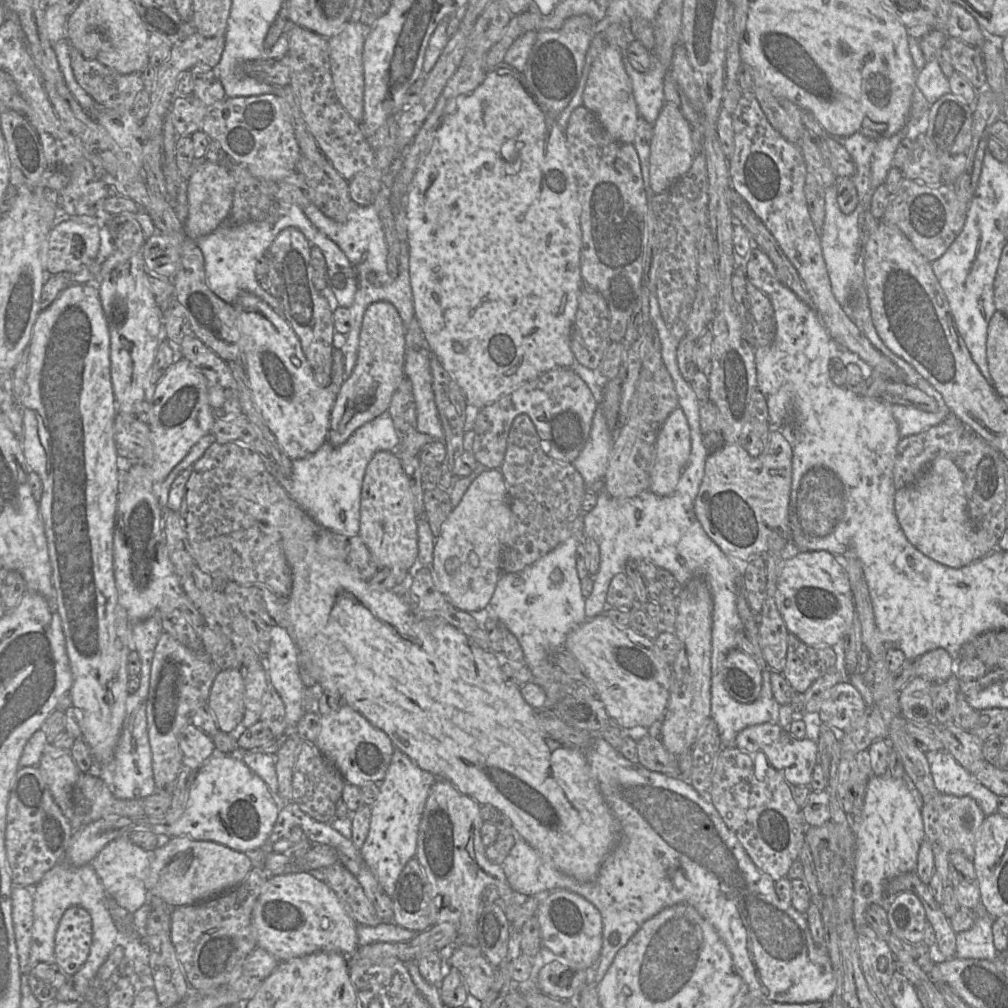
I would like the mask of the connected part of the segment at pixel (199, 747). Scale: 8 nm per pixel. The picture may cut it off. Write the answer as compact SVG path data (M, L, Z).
M189 723L179 735L183 754L183 765L200 768L213 754L217 753L212 737Z

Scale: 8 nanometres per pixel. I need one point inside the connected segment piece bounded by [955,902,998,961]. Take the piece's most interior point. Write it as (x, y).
(976, 943)

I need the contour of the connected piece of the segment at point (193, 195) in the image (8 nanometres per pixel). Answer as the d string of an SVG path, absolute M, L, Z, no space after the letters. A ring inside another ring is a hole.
M194 158L193 172L187 179L188 216L183 223L185 235L196 241L219 227L232 208L234 188L235 180L222 163Z

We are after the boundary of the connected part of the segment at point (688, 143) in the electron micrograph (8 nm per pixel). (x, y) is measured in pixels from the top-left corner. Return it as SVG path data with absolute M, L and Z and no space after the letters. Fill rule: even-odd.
M665 102L652 127L649 179L653 194L664 192L676 179L688 171L694 158L695 149L689 123L674 104Z

